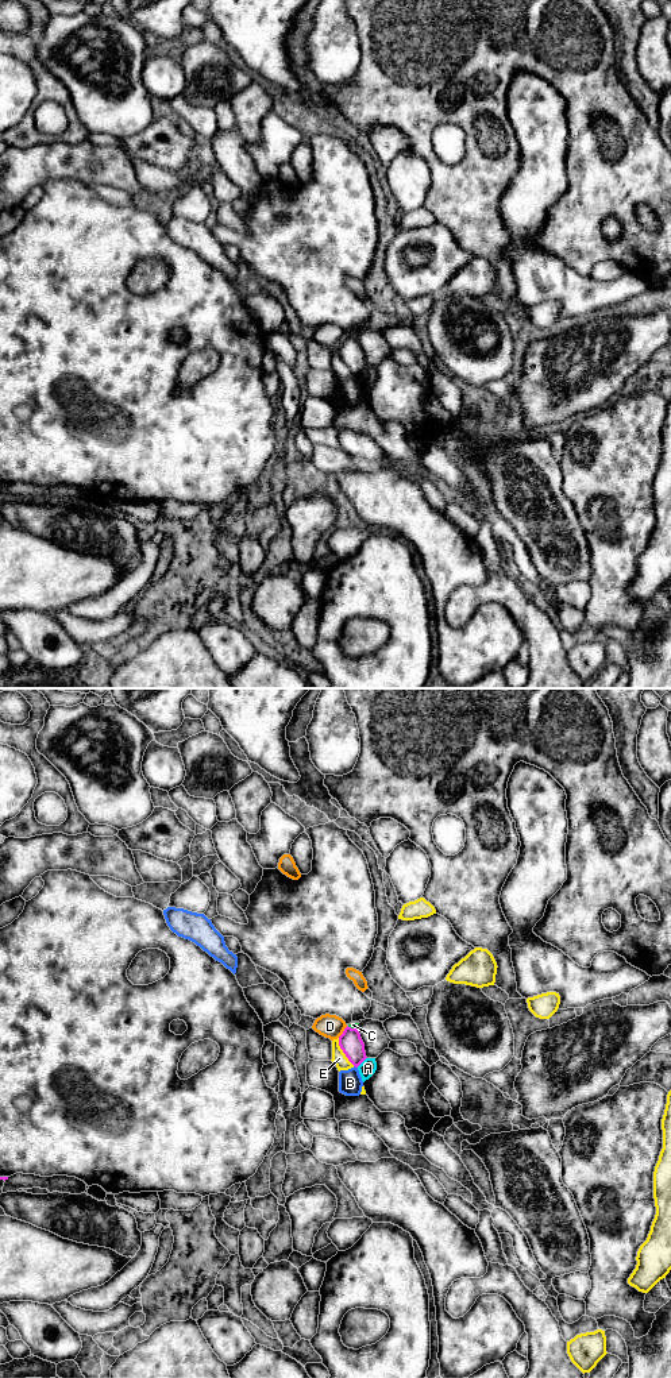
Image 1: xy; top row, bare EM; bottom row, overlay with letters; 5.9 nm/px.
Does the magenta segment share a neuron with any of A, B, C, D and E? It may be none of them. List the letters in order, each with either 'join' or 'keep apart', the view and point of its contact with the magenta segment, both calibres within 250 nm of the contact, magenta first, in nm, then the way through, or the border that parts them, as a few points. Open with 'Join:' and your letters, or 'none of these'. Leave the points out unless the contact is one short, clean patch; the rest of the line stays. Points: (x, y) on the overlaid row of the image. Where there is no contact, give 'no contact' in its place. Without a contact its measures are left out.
Join: none of these
A: keep apart; contact xy (361, 1062); calibres 140 and 100 nm; border xy (366, 1057), (357, 1066)
B: keep apart; contact xy (355, 1066); calibres 140 and 140 nm; border xy (354, 1065), (357, 1068)
C: keep apart; contact xy (353, 1029); calibres 140 and 30 nm; border xy (347, 1026), (357, 1029)
D: keep apart; contact xy (343, 1031); calibres 140 and 140 nm
E: keep apart; contact xy (343, 1052); calibres 140 and 90 nm; border xy (338, 1038), (339, 1048), (354, 1065)

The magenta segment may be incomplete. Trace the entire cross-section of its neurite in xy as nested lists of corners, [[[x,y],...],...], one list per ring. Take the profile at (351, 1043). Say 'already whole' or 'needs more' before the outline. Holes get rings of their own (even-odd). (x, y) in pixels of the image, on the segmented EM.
already whole; [[[347,1026],[339,1037],[339,1046],[355,1068],[358,1068],[367,1058],[365,1043],[358,1028],[351,1028]]]

